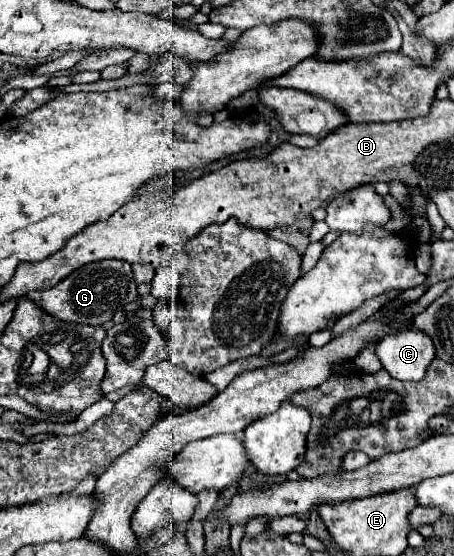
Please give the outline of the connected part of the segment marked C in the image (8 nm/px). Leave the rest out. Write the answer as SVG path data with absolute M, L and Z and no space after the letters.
M410 327L402 333L384 337L376 345L382 367L400 381L418 381L434 359L434 345L426 333Z

